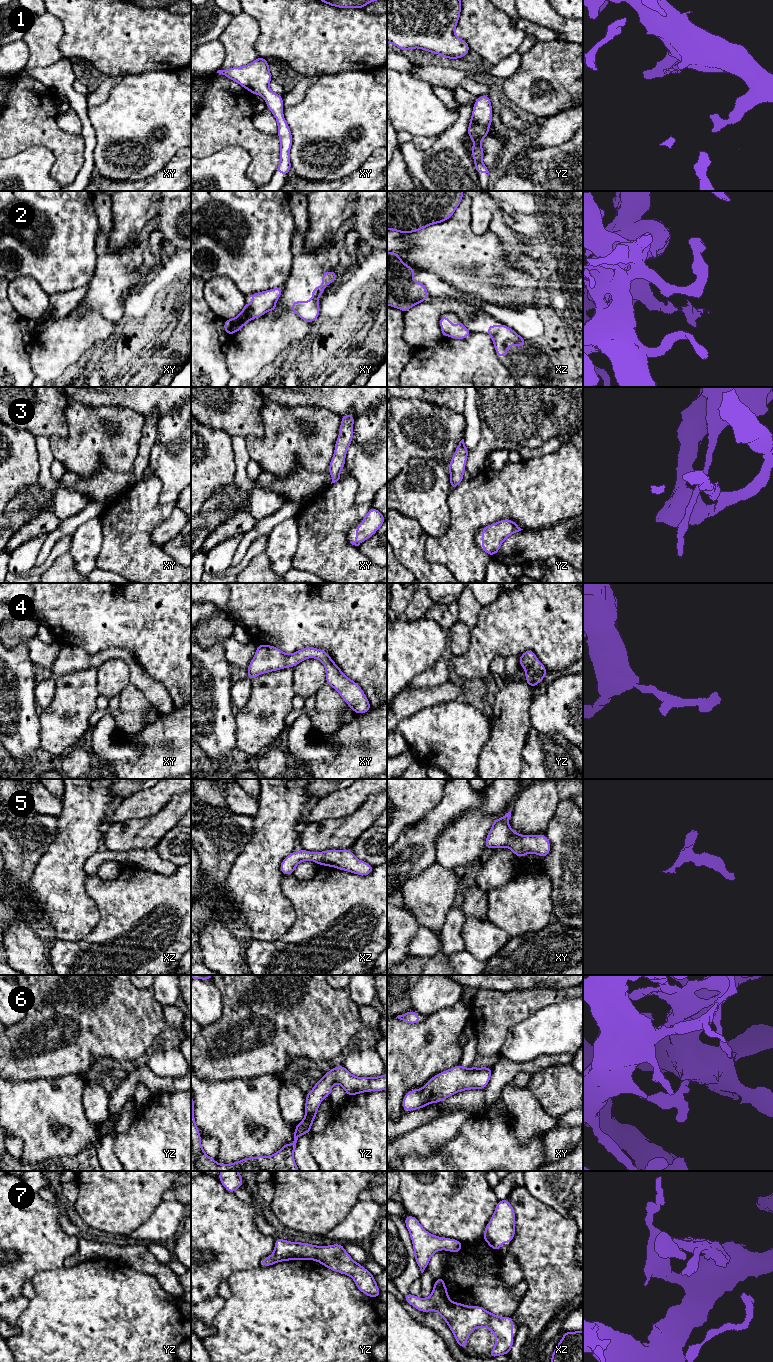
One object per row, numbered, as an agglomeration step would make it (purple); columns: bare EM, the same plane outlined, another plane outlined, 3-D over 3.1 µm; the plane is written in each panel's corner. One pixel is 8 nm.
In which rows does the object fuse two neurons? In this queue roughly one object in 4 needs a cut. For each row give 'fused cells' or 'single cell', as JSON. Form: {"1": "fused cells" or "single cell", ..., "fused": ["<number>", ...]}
{"1": "single cell", "2": "fused cells", "3": "single cell", "4": "single cell", "5": "single cell", "6": "single cell", "7": "single cell", "fused": ["2"]}

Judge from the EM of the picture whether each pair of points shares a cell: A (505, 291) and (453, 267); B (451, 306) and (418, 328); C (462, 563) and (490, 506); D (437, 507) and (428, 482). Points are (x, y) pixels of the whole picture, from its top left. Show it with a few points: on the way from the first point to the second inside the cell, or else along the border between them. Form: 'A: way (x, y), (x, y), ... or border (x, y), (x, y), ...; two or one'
A: way (492, 280), (477, 267), (466, 267); one
B: way (443, 306), (440, 306), (426, 320); one
C: way (462, 549), (462, 534), (476, 520); one
D: way (431, 501), (428, 498), (428, 488); one

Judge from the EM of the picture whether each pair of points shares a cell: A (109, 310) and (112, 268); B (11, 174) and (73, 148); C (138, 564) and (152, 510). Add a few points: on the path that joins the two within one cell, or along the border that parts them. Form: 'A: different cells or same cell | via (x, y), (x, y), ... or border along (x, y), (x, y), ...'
A: same cell | via (109, 300), (110, 278)
B: different cells | border along (33, 145), (45, 146), (53, 154), (54, 180)
C: same cell | via (138, 551), (139, 523)

